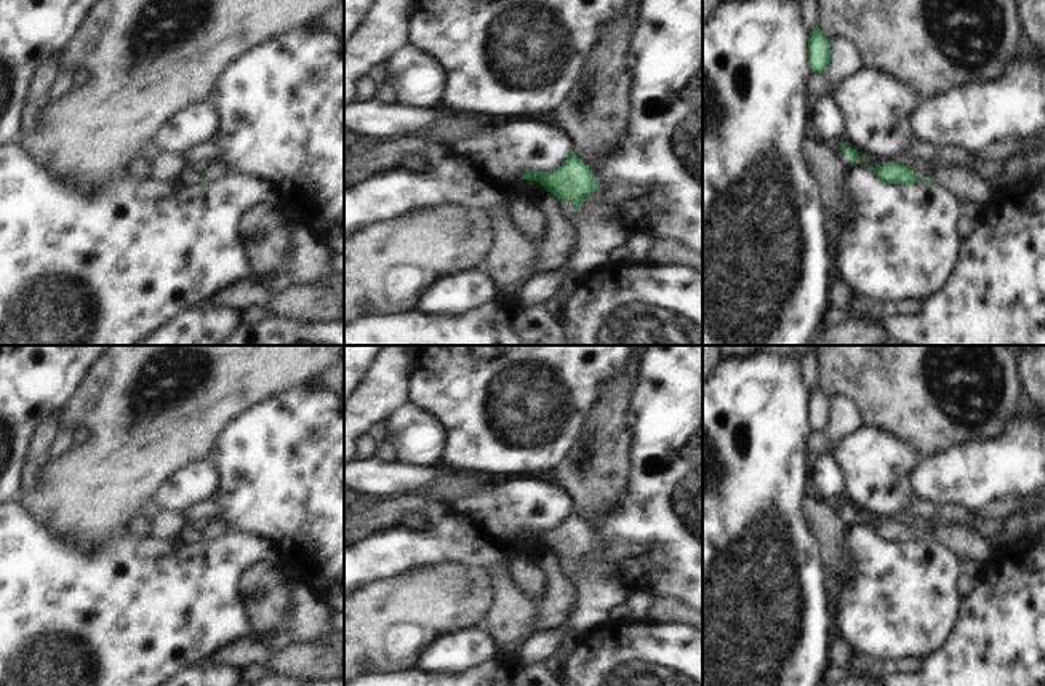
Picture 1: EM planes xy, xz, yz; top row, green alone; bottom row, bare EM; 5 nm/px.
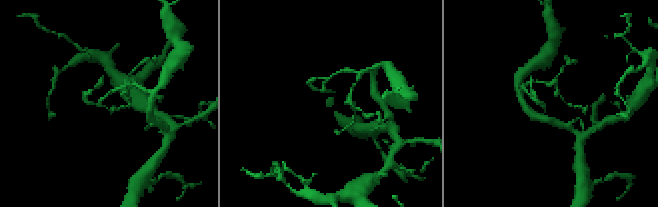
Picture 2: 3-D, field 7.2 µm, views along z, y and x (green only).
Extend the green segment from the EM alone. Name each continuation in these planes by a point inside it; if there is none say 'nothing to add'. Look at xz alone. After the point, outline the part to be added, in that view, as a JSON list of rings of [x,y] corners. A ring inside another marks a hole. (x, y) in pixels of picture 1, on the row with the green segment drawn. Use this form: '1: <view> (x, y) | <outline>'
1: xz (596, 237) | [[[560,200],[559,208],[576,232],[575,249],[565,270],[579,277],[589,275],[610,262],[615,248],[629,245],[631,232],[618,217],[583,216],[571,200]]]

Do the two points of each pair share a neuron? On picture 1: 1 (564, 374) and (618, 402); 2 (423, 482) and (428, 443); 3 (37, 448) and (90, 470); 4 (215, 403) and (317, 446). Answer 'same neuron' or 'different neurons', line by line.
1: different neurons
2: different neurons
3: different neurons
4: different neurons

